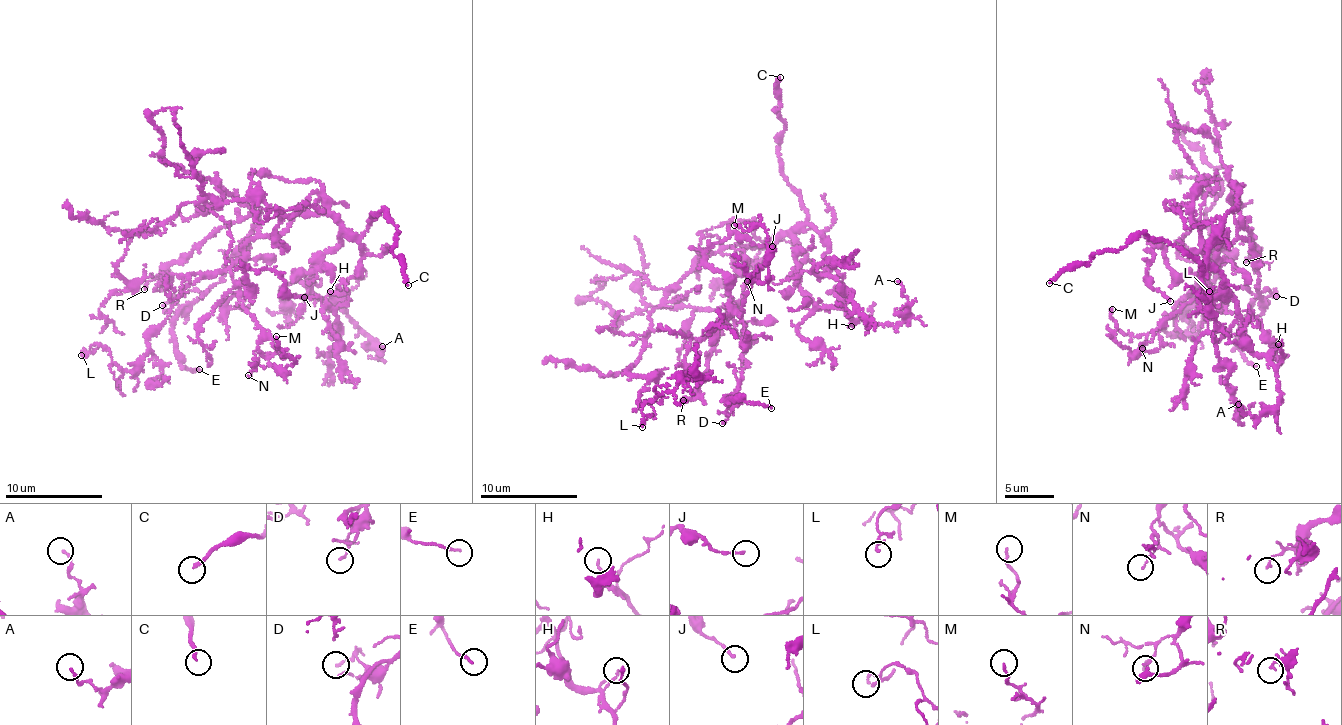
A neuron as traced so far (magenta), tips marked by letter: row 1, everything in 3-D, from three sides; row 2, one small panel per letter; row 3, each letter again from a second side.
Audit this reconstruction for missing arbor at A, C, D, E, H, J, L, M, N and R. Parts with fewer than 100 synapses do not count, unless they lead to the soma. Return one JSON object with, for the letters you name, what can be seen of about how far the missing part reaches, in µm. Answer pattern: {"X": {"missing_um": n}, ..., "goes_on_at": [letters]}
{"C": {"missing_um": 90}, "goes_on_at": ["C"]}

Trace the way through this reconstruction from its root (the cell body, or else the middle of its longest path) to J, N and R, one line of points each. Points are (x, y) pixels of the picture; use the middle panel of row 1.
J: (762, 247), (771, 244), (727, 317), (730, 283), (705, 254), (737, 231), (772, 246)
N: (762, 247), (771, 244), (740, 300), (728, 306), (729, 319), (742, 313), (750, 274), (747, 281)
R: (762, 247), (771, 244), (758, 262), (756, 274), (747, 279), (743, 299), (726, 314), (692, 399), (683, 400)

